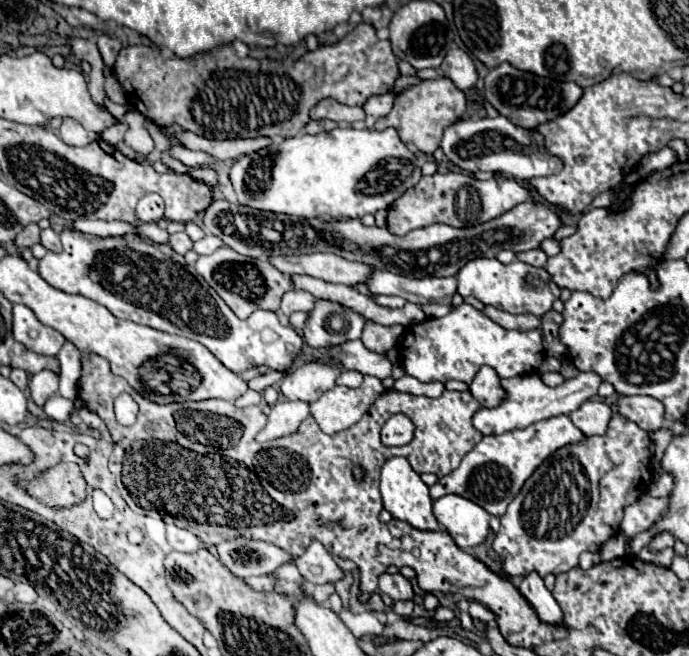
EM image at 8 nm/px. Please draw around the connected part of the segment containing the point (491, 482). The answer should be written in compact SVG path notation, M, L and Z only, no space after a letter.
M556 415L556 419L544 419L540 423L532 423L532 427L526 429L514 429L502 435L488 435L482 437L480 443L474 445L472 451L468 451L452 473L444 475L430 487L430 499L436 501L444 495L460 495L488 513L502 517L508 503L518 495L520 487L532 475L532 471L548 457L552 451L564 447L564 443L578 443L584 439L582 431L574 427L574 423L568 419L568 415Z

